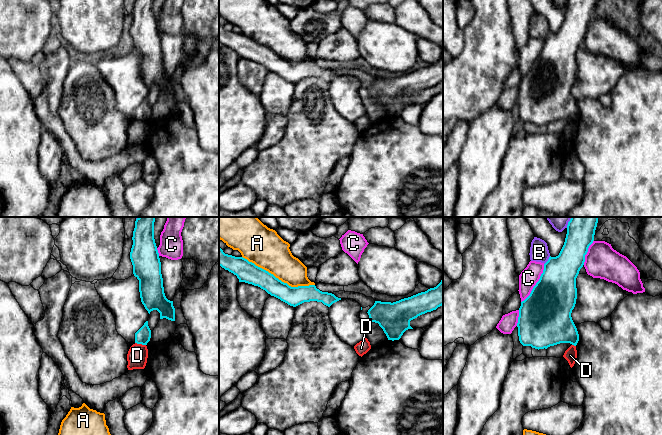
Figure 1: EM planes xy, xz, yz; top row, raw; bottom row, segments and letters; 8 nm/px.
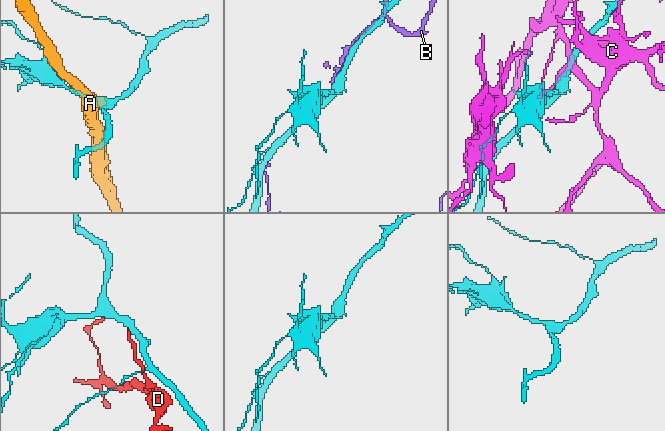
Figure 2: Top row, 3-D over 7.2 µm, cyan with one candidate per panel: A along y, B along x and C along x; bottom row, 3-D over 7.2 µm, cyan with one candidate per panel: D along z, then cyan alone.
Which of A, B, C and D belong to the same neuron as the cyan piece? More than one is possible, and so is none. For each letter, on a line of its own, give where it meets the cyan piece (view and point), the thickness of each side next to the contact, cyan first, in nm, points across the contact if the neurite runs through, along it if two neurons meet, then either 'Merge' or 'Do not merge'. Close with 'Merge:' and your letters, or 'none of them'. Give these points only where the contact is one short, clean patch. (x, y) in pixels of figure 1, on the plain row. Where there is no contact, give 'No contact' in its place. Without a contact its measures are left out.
A: Touches cyan at xz (277, 54). Thickness 170 nm (cyan) against 300 nm. Do not merge
B: Touches cyan at yz (548, 36). Thickness 320 nm (cyan) against 150 nm. Do not merge
C: Touches cyan at yz (536, 59). Thickness 400 nm (cyan) against 150 nm. Do not merge
D: Touches cyan at xy (140, 119). Thickness 120 nm (cyan) against 160 nm. Boundary: xy (135, 118), (145, 121). Do not merge
Merge: none of them

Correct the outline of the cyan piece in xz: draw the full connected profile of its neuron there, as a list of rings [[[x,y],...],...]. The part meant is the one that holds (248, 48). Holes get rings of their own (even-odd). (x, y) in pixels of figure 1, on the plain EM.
[[[220,23],[219,42],[236,51],[239,58],[258,62],[293,83],[310,77],[322,78],[330,83],[341,76],[332,69],[320,67],[315,61],[291,63],[247,35],[225,30]]]

